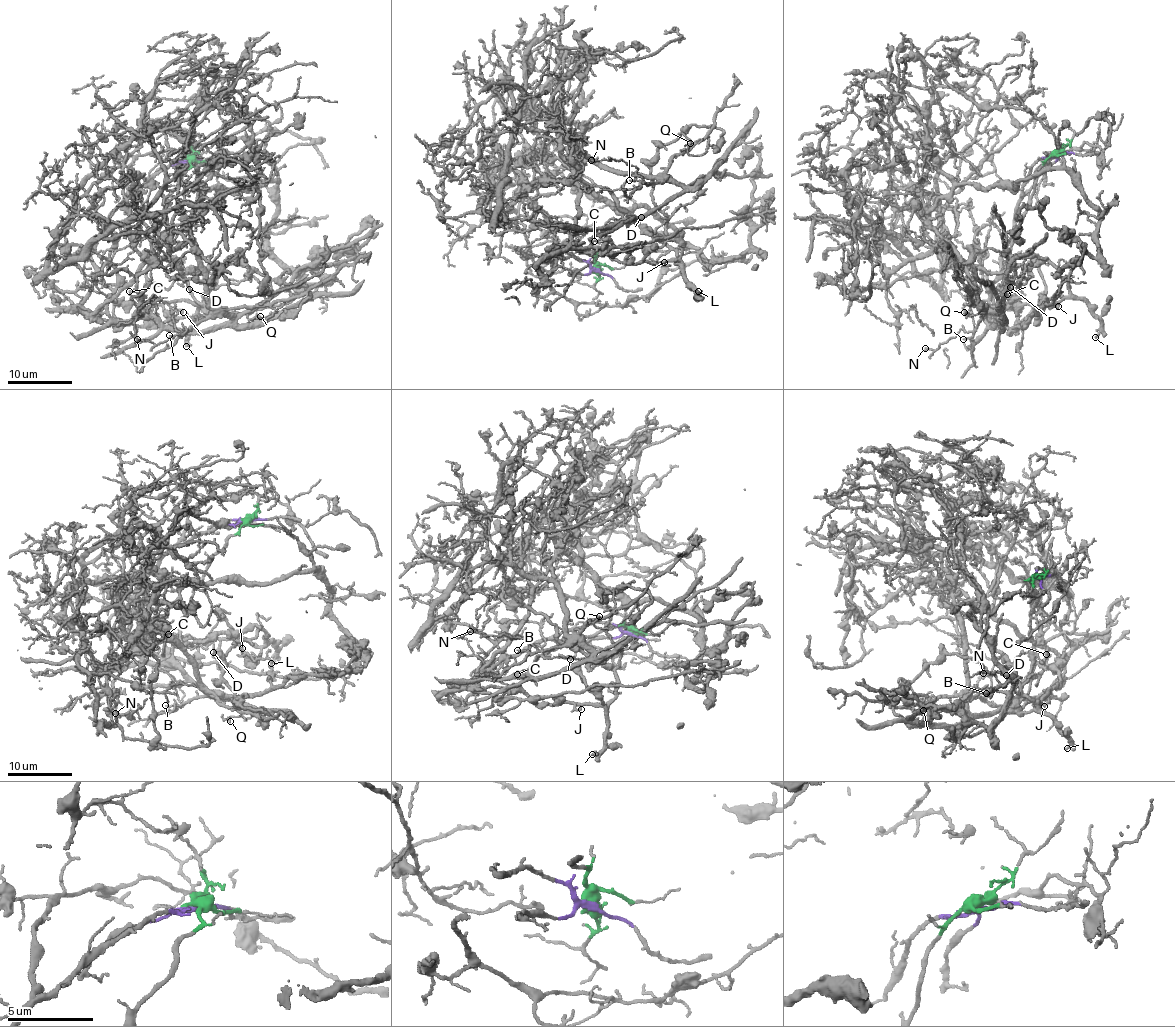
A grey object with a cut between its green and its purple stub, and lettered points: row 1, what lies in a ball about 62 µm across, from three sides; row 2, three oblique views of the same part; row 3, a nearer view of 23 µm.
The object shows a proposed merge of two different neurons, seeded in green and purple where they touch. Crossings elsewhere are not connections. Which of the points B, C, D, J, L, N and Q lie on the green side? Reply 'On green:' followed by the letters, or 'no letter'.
On green: B, C, D, N, Q

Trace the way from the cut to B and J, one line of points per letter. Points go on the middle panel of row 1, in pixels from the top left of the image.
B: (595, 269), (594, 252), (587, 252), (590, 238), (647, 213), (683, 188), (664, 180), (629, 180)
J: (596, 269), (570, 256), (547, 262), (544, 256), (554, 243), (563, 250), (608, 253), (621, 263), (665, 261)

